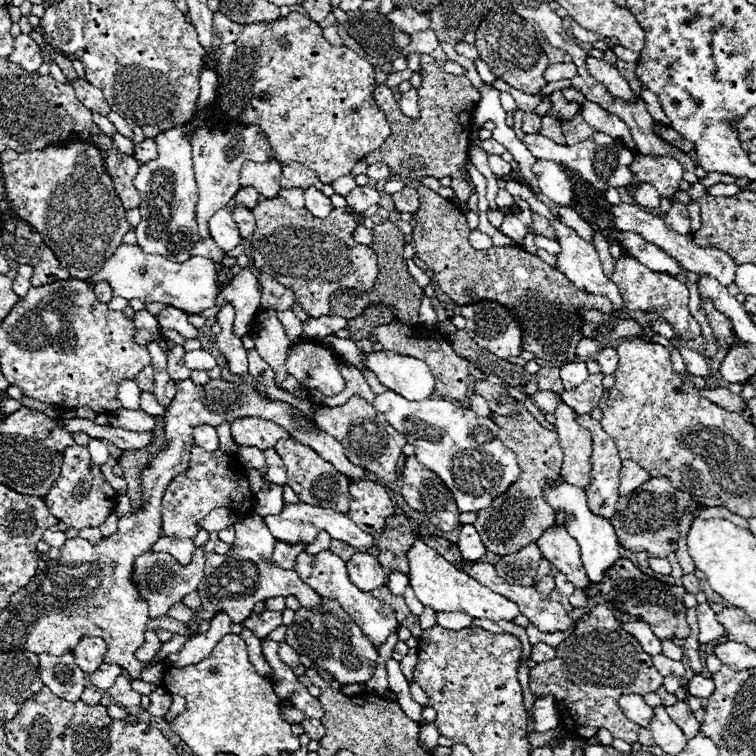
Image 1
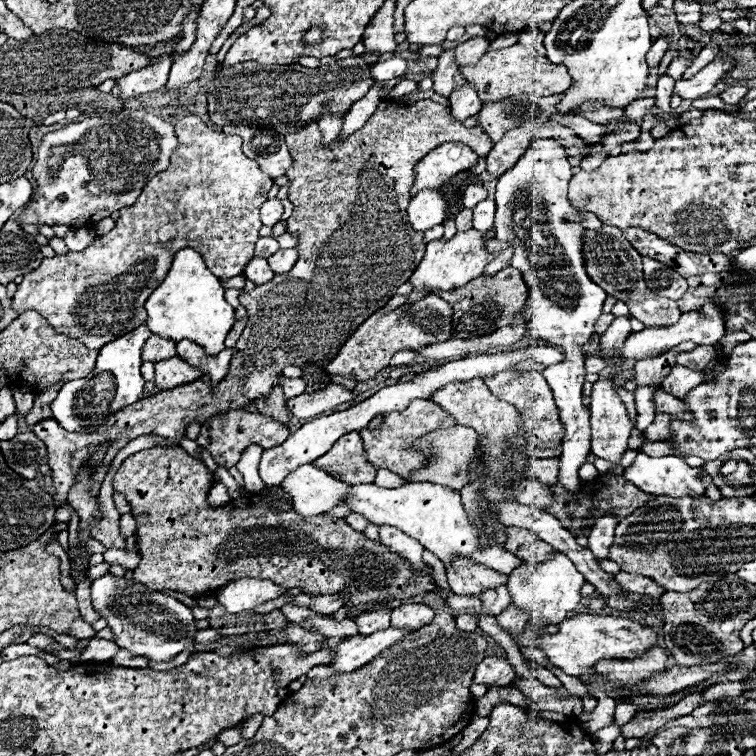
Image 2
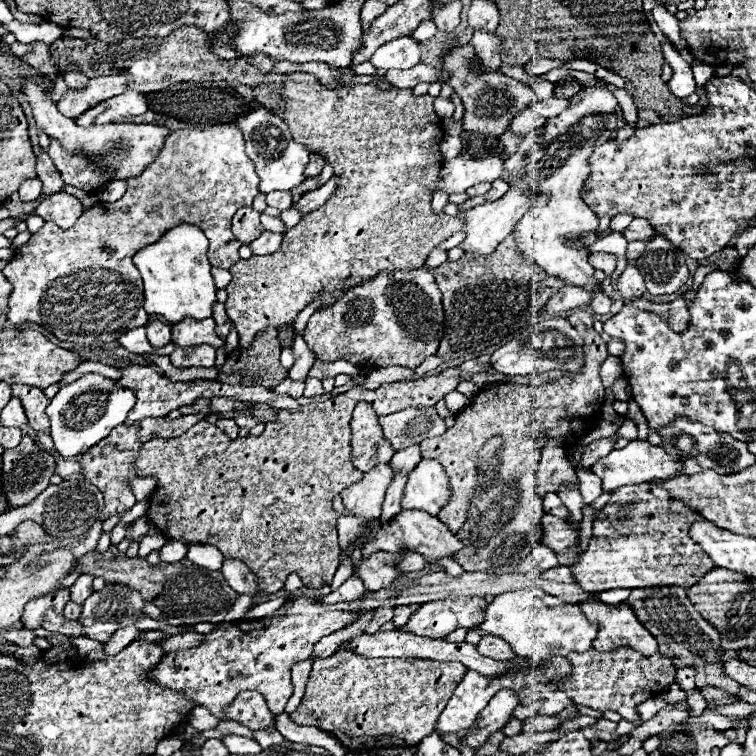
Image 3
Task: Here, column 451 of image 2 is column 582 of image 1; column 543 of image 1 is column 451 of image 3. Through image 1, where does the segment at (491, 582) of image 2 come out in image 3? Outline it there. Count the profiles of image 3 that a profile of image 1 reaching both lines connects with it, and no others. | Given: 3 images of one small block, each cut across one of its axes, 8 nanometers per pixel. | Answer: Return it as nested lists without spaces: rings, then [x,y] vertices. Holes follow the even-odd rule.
[[[402,510],[388,522],[374,522],[370,526],[370,536],[364,544],[364,554],[370,556],[372,552],[400,552],[400,550],[412,550],[428,558],[430,562],[440,560],[440,558],[450,558],[454,552],[462,548],[462,542],[436,518],[430,516],[424,510]]]

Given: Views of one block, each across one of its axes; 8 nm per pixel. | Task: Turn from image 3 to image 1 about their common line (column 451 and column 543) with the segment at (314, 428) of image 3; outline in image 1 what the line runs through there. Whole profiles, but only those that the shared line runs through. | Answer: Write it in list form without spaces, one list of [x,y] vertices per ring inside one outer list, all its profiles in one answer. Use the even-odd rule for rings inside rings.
[[[542,368],[538,374],[536,374],[536,384],[538,384],[538,390],[540,392],[554,392],[554,394],[562,394],[564,392],[564,386],[562,386],[562,380],[560,380],[560,370],[558,368]]]

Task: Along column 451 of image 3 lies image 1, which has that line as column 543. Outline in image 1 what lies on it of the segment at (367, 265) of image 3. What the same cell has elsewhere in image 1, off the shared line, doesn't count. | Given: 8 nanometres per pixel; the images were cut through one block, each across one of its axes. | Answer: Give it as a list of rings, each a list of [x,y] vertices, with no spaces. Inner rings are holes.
[[[536,212],[532,214],[532,226],[528,226],[528,230],[530,230],[534,236],[544,236],[544,238],[556,240],[556,232],[554,232],[554,228],[550,226],[550,222]]]

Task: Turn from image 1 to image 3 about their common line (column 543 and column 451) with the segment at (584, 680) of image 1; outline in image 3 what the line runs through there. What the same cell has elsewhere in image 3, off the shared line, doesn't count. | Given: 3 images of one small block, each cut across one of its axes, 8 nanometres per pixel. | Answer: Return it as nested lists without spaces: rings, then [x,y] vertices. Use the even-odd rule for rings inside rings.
[[[342,648],[328,658],[318,658],[314,662],[304,698],[298,710],[290,714],[290,720],[334,734],[334,738],[350,752],[416,746],[436,730],[438,716],[464,674],[466,666],[458,662],[422,658],[366,660],[364,656]]]

